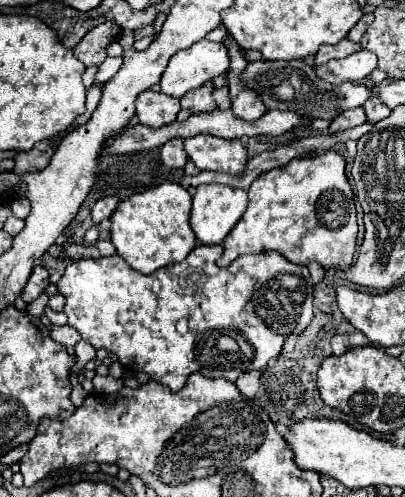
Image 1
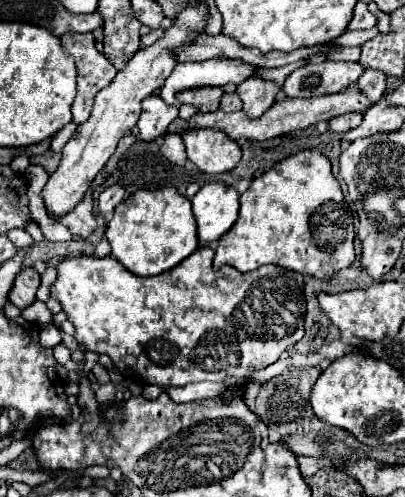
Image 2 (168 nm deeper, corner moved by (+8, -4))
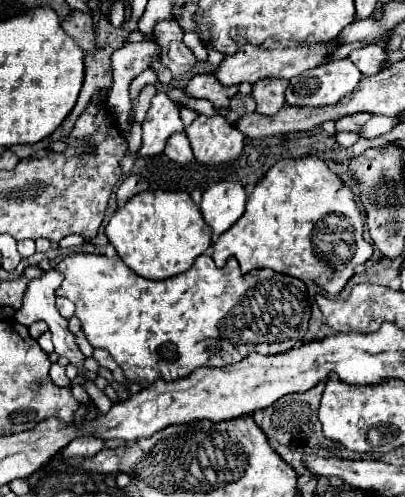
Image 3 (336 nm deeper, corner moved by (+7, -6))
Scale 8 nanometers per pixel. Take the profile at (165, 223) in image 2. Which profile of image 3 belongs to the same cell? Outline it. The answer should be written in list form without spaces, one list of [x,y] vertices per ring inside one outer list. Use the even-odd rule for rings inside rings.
[[[147,190],[135,194],[113,214],[105,232],[121,260],[137,276],[149,280],[167,280],[187,272],[195,258],[211,246],[211,230],[205,224],[199,206],[183,190]]]

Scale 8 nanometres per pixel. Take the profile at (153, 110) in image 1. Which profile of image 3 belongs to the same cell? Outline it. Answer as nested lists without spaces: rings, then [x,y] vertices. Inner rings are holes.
[[[159,92],[149,108],[149,114],[143,122],[143,144],[137,156],[157,156],[163,152],[165,142],[171,134],[181,132],[183,122],[179,118],[177,104],[163,92]]]

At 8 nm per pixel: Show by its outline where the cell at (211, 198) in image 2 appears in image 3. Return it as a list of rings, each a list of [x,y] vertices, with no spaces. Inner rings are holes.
[[[219,182],[203,192],[201,214],[211,226],[213,234],[219,236],[229,230],[245,212],[247,194],[239,182]]]

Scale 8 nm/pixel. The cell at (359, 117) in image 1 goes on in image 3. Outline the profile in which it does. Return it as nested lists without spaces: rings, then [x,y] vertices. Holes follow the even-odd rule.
[[[359,112],[359,114],[345,116],[345,118],[337,120],[335,124],[337,124],[337,130],[339,130],[339,132],[343,132],[343,130],[347,130],[347,132],[357,132],[369,118],[371,118],[371,116],[369,116],[367,112]]]

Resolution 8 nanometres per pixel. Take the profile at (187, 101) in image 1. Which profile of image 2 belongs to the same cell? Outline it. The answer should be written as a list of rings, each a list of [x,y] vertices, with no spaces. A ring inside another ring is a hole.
[[[194,88],[188,92],[176,94],[176,100],[180,104],[194,106],[198,112],[214,112],[218,110],[220,96],[222,96],[222,88]]]

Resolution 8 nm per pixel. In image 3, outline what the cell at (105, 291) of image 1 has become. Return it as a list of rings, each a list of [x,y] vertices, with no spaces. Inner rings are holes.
[[[81,252],[63,258],[57,270],[61,270],[65,278],[55,294],[75,304],[75,316],[81,320],[85,338],[93,348],[103,348],[113,356],[127,384],[137,382],[149,386],[157,378],[185,378],[199,366],[229,366],[241,362],[251,352],[279,354],[303,340],[311,318],[307,288],[301,280],[277,274],[269,268],[243,274],[235,258],[229,258],[223,268],[217,268],[211,256],[201,254],[185,274],[157,282],[137,276],[119,256],[109,258]]]

